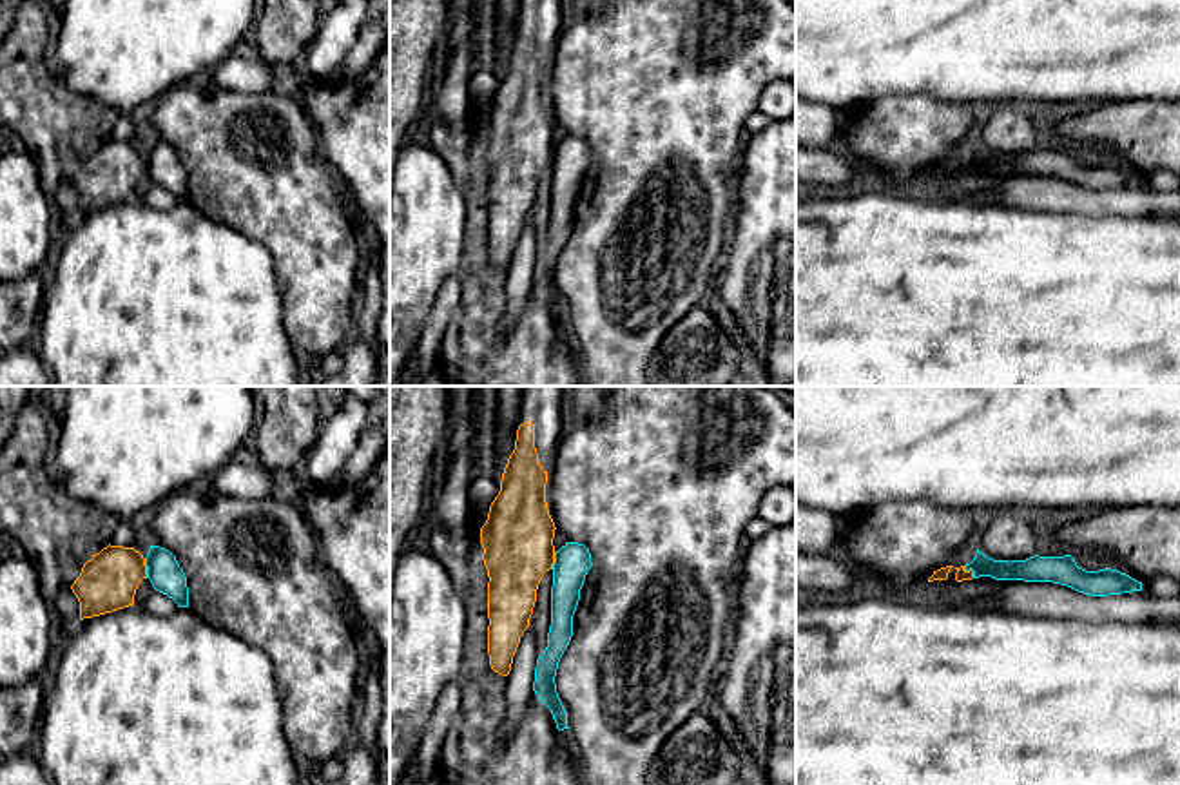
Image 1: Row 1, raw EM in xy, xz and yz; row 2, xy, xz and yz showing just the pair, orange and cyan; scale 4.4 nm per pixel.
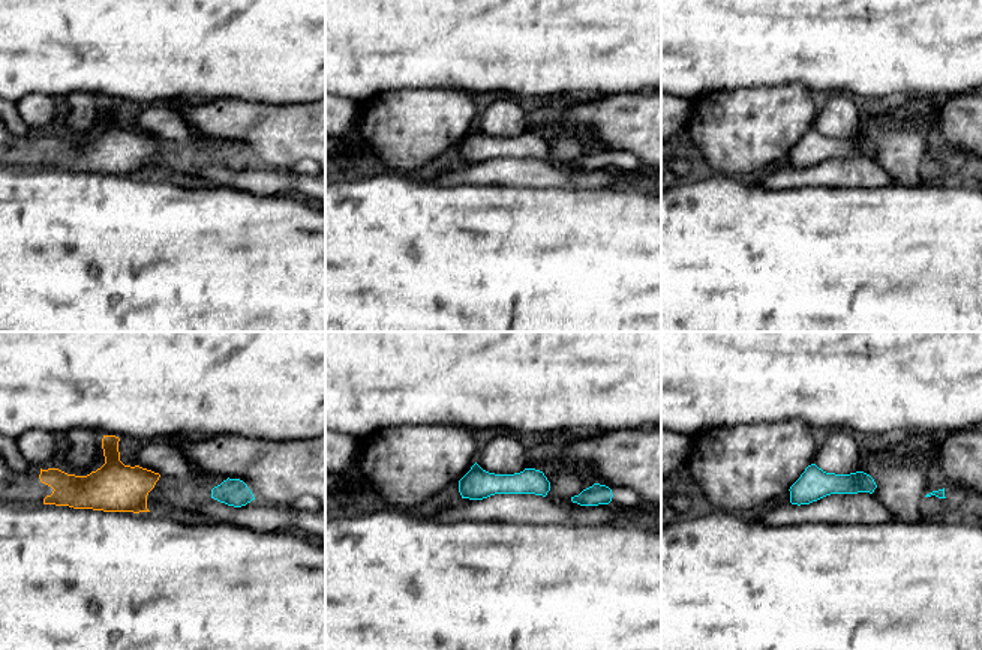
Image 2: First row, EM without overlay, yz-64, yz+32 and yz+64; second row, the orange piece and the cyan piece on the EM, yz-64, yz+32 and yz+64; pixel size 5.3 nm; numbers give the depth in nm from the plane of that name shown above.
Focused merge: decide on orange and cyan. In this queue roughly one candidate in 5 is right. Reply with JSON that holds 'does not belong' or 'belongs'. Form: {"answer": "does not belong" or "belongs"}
{"answer": "does not belong"}

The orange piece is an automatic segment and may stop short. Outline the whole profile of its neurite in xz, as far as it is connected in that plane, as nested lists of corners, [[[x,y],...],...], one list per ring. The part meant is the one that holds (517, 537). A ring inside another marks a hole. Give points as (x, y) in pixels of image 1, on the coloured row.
[[[522,386],[515,450],[502,473],[500,491],[480,528],[482,560],[488,569],[488,654],[495,673],[508,676],[520,636],[529,627],[537,589],[555,564],[555,522],[546,502],[547,471],[555,462],[562,430],[564,386]]]

